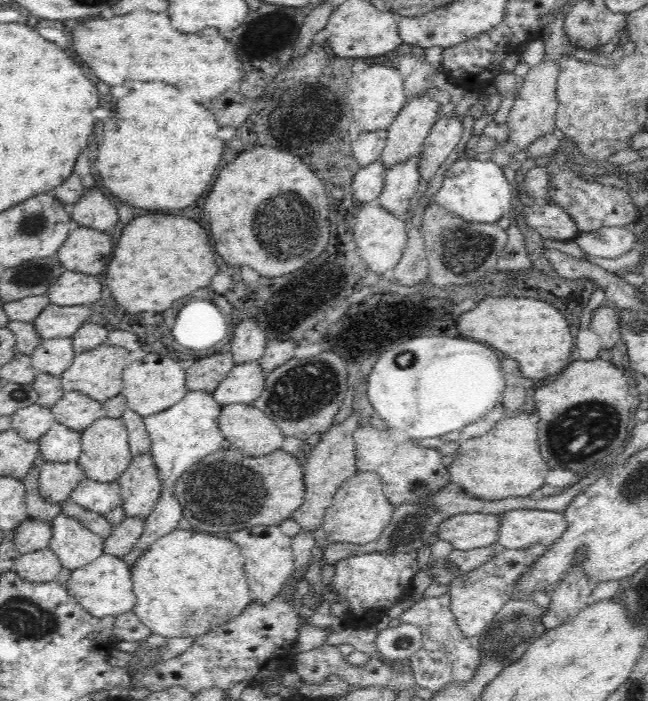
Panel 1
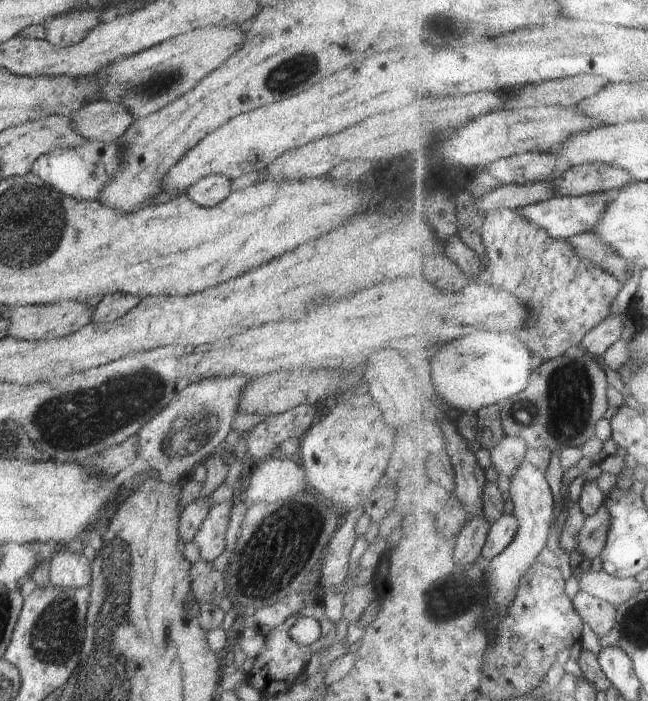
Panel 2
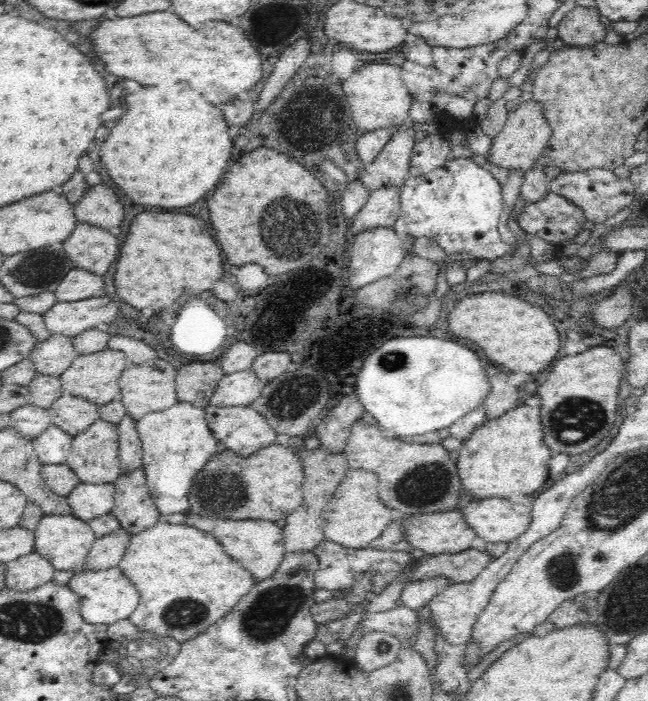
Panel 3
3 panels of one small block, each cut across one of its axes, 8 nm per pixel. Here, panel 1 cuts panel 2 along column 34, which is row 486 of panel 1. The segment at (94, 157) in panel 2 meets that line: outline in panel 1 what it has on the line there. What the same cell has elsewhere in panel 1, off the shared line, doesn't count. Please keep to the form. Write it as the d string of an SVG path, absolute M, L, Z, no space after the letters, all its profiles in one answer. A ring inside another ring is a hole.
M190 390L180 402L168 407L168 410L144 417L145 426L151 438L149 452L157 466L163 490L154 510L145 518L144 531L137 543L137 548L122 558L131 570L136 560L144 556L144 552L148 552L148 548L154 542L178 529L178 522L182 520L183 514L182 506L174 495L176 480L201 458L220 450L225 439L218 422L222 407L208 391Z

